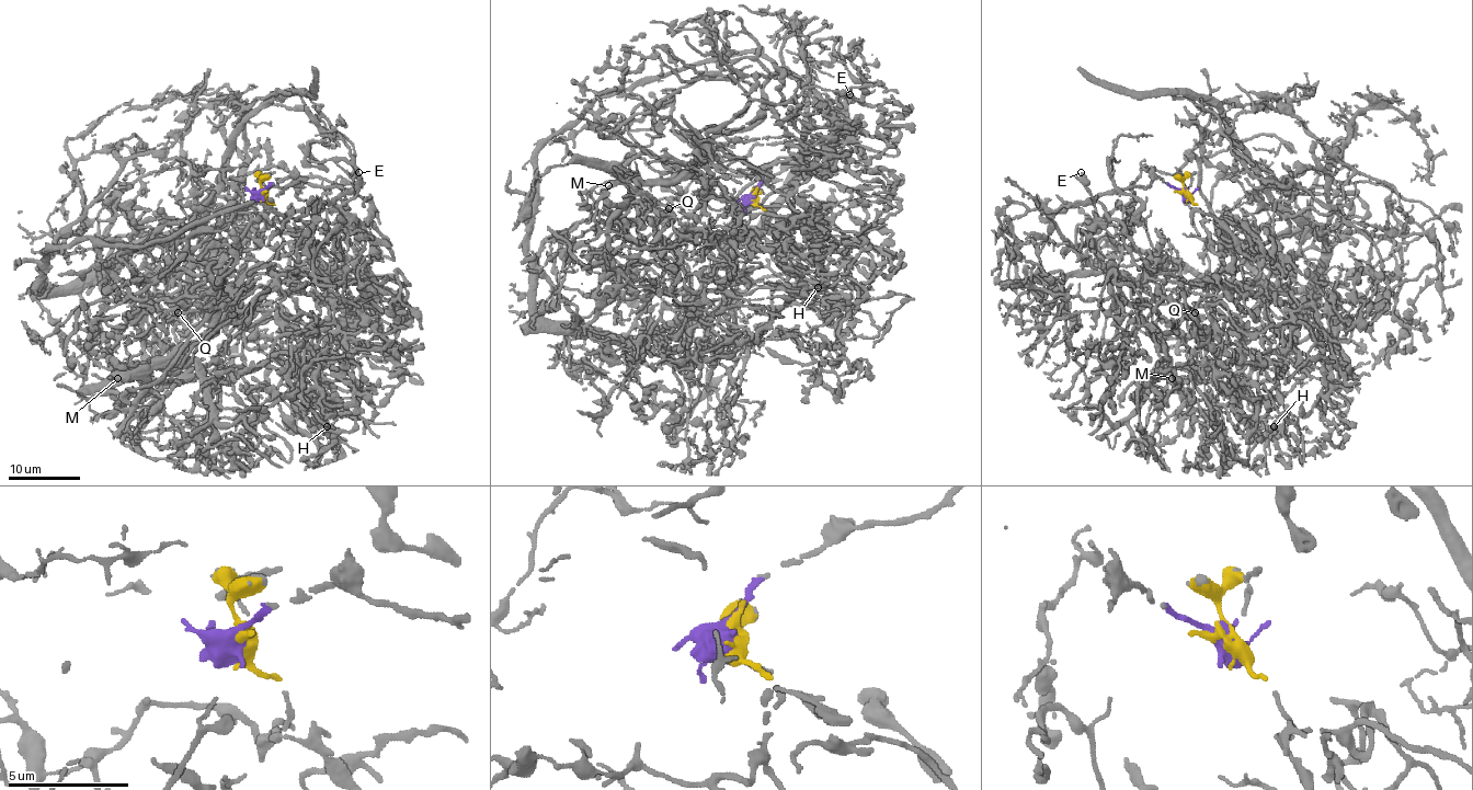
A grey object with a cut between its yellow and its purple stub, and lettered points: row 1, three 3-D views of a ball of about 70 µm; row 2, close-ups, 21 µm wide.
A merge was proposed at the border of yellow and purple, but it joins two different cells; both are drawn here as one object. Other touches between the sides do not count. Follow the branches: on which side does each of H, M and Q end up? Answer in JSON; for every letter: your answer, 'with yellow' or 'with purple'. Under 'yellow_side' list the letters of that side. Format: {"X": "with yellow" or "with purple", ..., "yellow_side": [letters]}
{"H": "with yellow", "M": "with yellow", "Q": "with yellow", "yellow_side": ["H", "M", "Q"]}

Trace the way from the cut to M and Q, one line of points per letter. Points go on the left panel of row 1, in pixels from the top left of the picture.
M: (264, 194), (273, 220), (311, 229), (283, 279), (250, 282), (129, 408), (146, 374), (117, 378)
Q: (264, 194), (273, 220), (311, 229), (287, 273), (250, 282), (121, 409), (163, 361), (151, 329), (178, 312)

